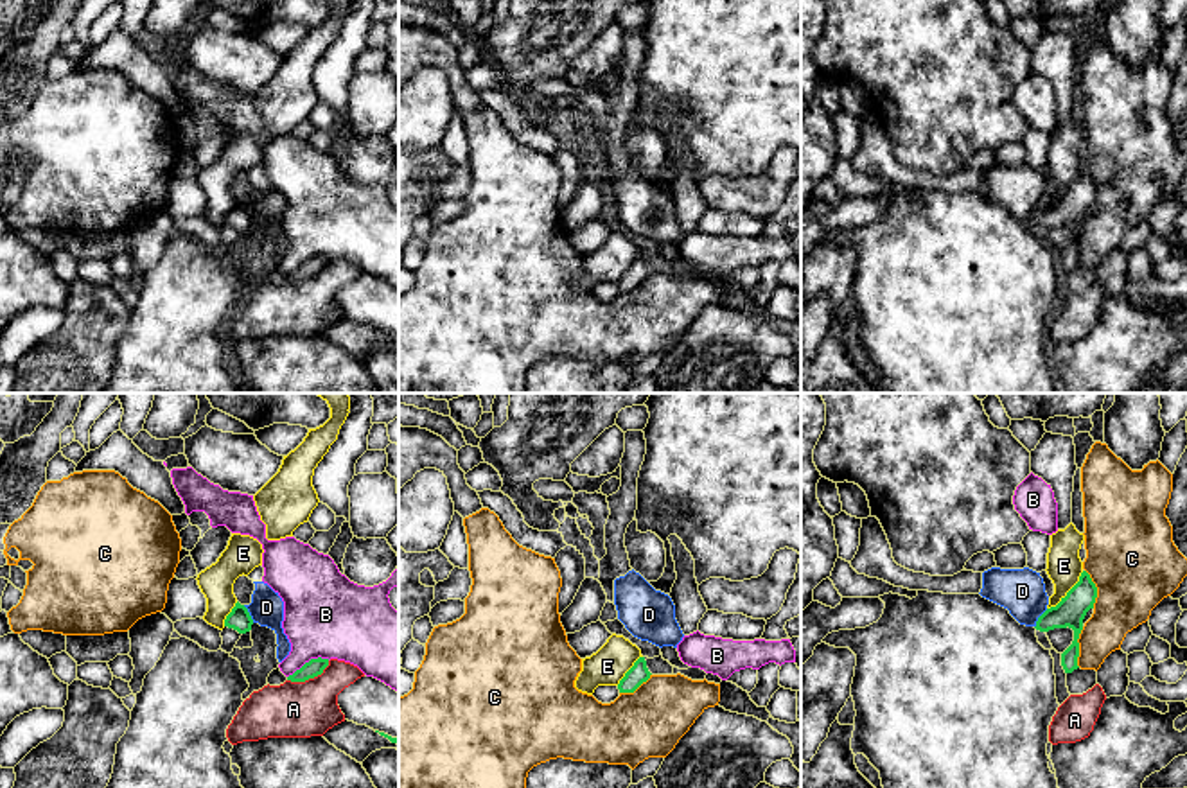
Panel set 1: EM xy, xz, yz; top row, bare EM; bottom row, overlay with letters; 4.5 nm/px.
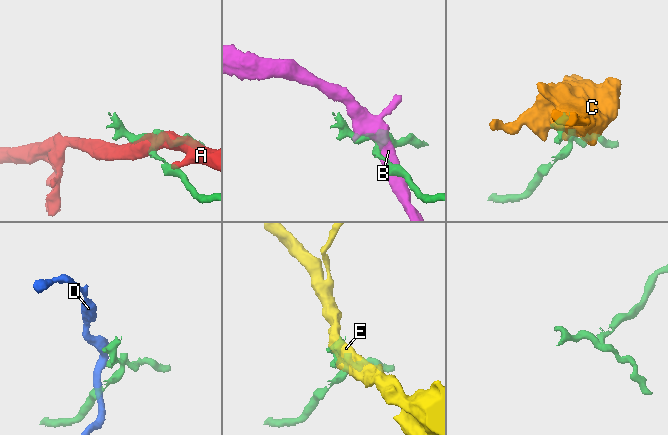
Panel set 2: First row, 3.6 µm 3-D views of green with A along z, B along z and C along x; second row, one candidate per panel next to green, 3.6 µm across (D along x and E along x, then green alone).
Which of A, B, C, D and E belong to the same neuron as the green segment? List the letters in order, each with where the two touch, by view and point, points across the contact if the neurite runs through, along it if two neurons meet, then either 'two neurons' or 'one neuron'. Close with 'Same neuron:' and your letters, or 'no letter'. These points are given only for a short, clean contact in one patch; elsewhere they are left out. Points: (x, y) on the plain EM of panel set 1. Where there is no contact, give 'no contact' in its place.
A: meets green in xy at (309, 275); border along xy (329, 259), (313, 275), (288, 279); two neurons
B: meets green in xy at (309, 259); two neurons
C: meets green in yz at (1078, 245); two neurons
D: meets green in yz at (1038, 216); border along yz (1047, 207), (1035, 225); two neurons
E: meets green in yz at (1067, 191); border along yz (1083, 169), (1080, 178), (1047, 207); two neurons
Same neuron: no letter

